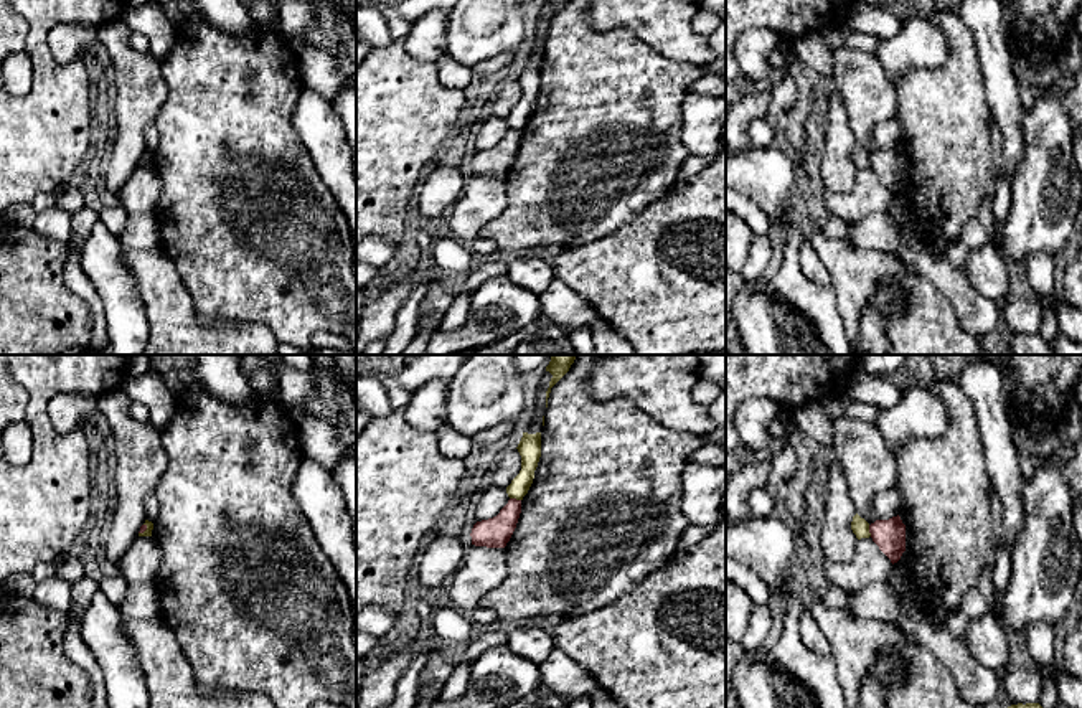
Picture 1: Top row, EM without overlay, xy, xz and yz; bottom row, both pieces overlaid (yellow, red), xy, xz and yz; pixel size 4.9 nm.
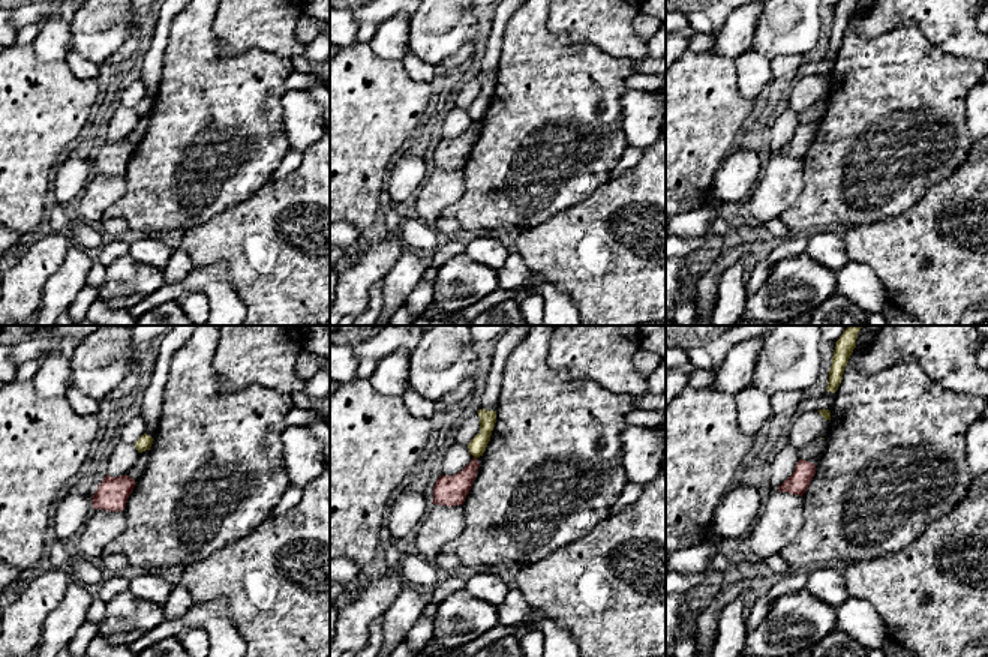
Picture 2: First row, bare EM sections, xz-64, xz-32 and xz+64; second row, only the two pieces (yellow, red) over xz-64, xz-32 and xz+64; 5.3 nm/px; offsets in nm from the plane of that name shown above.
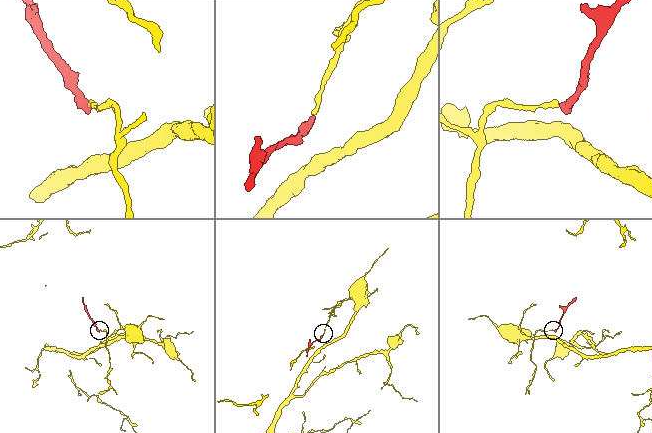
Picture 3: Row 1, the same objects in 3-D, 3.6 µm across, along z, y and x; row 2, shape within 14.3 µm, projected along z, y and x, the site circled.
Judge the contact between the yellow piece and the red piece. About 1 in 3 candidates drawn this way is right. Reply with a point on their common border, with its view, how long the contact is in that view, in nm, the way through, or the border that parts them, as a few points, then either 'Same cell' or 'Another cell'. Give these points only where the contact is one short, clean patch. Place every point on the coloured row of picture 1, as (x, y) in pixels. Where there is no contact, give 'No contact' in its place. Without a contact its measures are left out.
Touches yellow at xz (515, 497). Shared border 60 nm. Boundary: xz (510, 497), (520, 500). Another cell

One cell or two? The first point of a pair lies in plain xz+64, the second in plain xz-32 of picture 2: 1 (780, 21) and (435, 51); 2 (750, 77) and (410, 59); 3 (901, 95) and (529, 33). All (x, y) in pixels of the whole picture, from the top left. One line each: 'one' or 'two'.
1: one
2: one
3: one

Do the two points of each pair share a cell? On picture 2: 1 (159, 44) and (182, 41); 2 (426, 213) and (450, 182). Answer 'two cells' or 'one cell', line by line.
1: two cells
2: one cell

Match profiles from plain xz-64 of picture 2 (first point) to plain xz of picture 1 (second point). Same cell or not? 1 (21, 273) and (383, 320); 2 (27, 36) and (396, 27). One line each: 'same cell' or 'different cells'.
1: same cell
2: same cell

